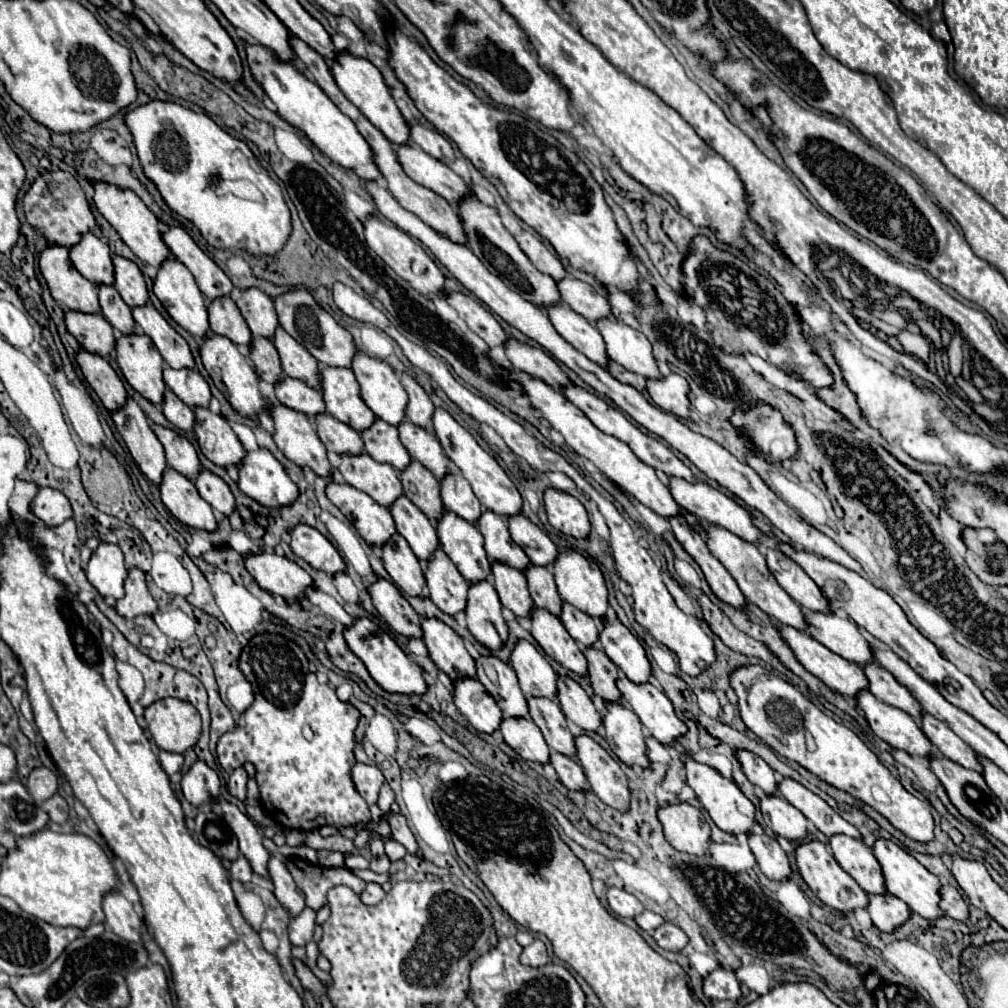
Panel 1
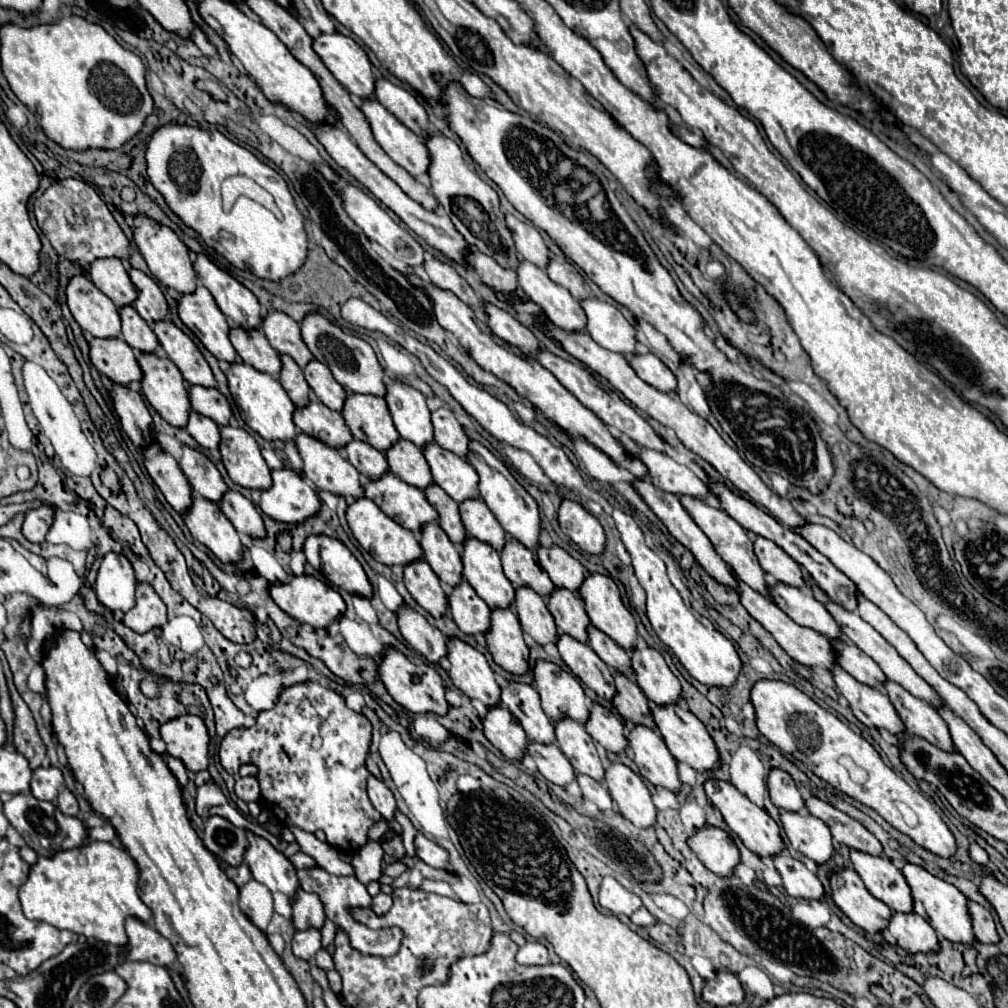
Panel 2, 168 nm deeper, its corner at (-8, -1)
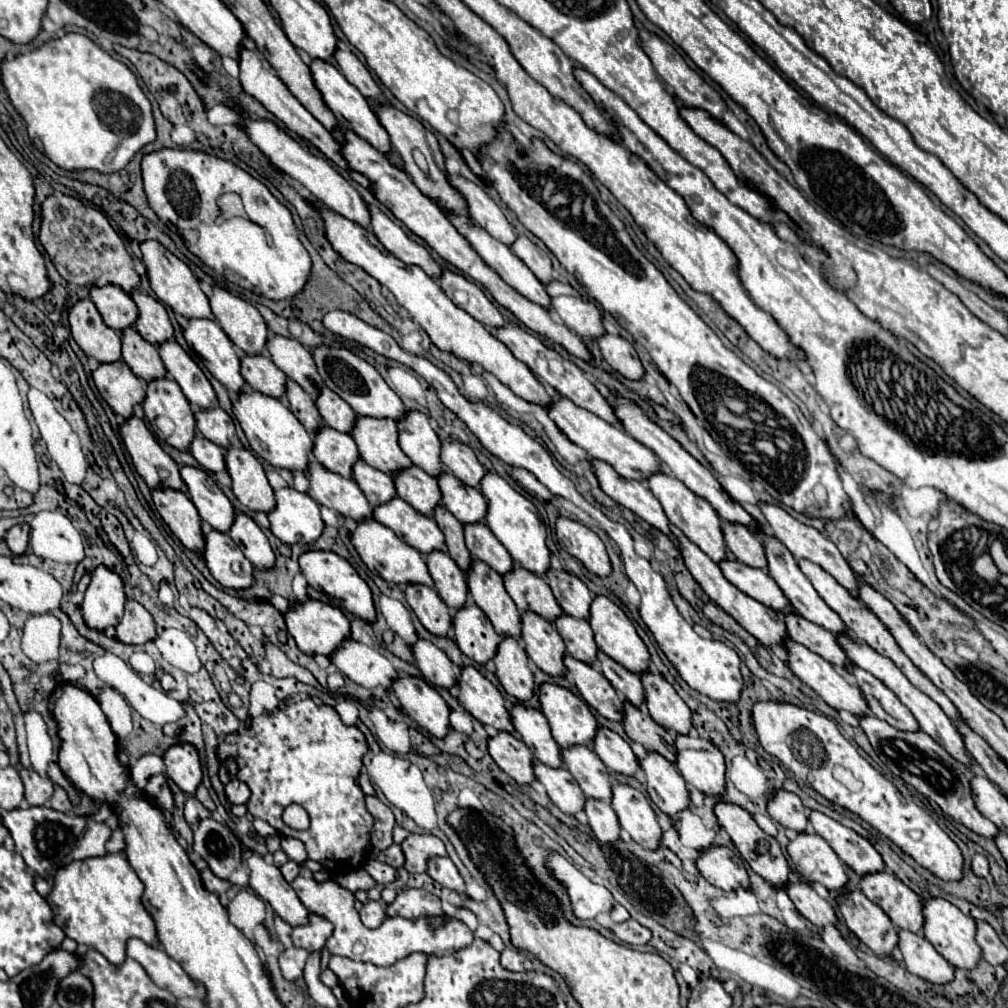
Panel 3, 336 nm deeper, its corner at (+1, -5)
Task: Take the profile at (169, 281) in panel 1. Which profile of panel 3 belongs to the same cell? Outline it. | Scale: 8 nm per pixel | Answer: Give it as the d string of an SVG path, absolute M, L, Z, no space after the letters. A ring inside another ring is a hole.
M188 319L184 339L206 361L206 369L230 391L238 393L244 387L240 375L240 357L222 327L212 319Z

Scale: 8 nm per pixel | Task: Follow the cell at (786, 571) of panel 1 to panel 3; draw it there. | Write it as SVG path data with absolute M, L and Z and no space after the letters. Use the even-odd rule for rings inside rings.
M722 521L722 527L726 547L734 557L738 557L738 561L756 569L766 569L766 553L762 553L762 541L758 541L758 537L750 533L750 529L728 521Z

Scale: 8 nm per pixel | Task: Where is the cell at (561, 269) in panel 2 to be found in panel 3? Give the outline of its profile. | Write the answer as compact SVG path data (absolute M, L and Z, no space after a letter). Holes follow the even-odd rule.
M518 235L518 239L512 245L512 253L516 253L544 285L546 281L554 281L554 267L550 257L538 245L534 245L528 237Z

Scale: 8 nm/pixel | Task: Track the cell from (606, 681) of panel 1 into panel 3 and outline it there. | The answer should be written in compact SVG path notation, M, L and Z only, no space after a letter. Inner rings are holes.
M624 701L624 719L622 719L624 731L632 741L638 741L648 751L656 751L664 755L668 761L676 759L674 749L674 733L668 729L662 729L650 715L644 715L640 707L630 705L630 701Z

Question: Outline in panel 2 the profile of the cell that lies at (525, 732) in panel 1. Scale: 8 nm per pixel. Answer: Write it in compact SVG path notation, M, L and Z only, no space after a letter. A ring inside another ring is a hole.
M529 743L527 753L533 757L533 761L537 763L541 775L559 785L565 787L575 779L575 771L571 767L571 763L567 761L567 757L559 751L557 745L539 745L539 743Z

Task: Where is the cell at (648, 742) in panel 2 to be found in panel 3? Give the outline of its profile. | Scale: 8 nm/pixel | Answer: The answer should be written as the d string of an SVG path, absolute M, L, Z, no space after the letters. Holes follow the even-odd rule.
M648 751L646 757L638 759L640 769L646 775L646 791L650 799L666 813L672 815L688 807L688 791L676 765L660 753Z

